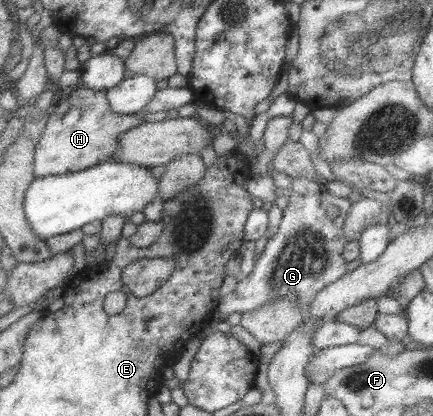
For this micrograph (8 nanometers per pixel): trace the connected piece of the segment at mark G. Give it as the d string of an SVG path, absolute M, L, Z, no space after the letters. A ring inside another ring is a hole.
M293 179L287 193L290 200L277 233L256 260L256 267L246 277L240 277L236 289L222 298L218 310L223 316L253 312L282 300L281 297L297 301L306 315L321 290L348 274L348 260L344 257L349 242L344 230L348 199L333 196L323 184L309 179ZM331 207L340 211L336 218L329 218Z

